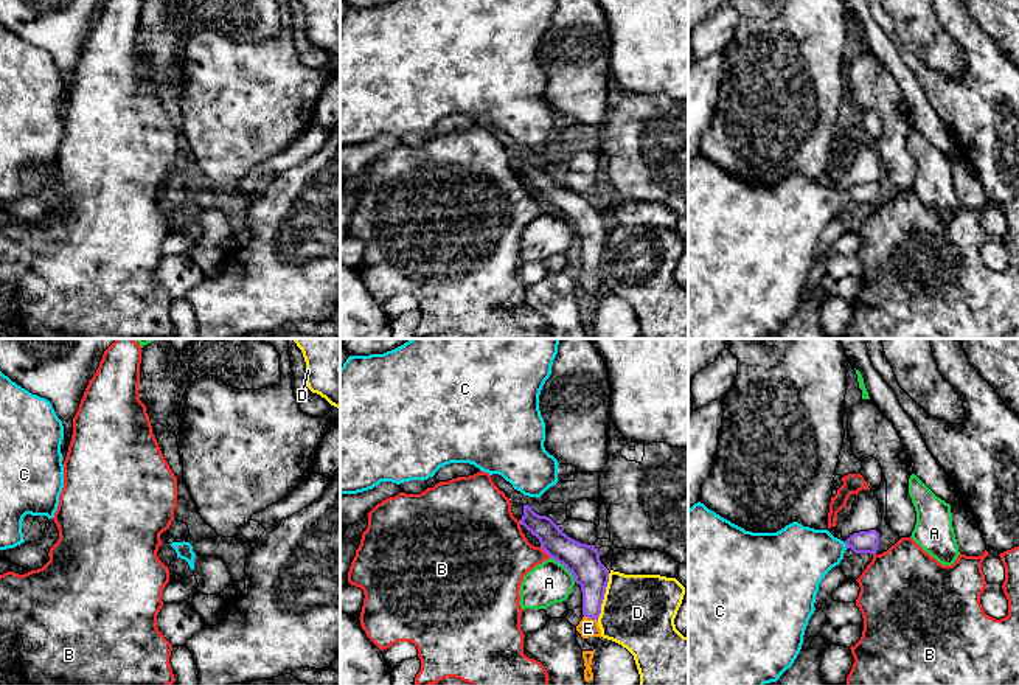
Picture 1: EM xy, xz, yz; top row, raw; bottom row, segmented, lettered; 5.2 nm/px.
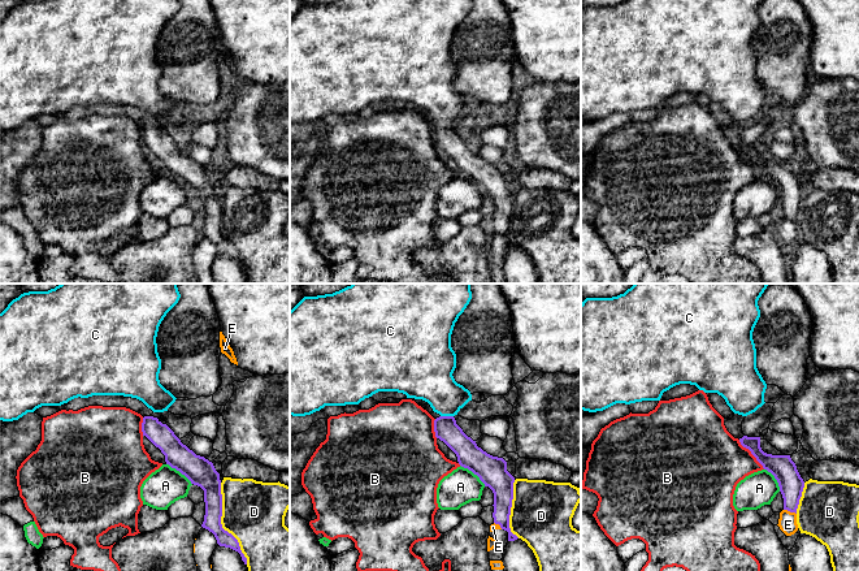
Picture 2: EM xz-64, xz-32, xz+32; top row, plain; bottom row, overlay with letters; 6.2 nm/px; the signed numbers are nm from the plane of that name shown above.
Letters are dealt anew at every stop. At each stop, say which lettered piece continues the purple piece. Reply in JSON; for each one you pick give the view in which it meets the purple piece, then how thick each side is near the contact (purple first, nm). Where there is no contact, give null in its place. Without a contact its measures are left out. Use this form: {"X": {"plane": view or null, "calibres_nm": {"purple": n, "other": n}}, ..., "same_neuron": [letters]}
{"C": {"plane": "yz", "calibres_nm": {"purple": 110, "other": 320}}, "same_neuron": ["C"]}

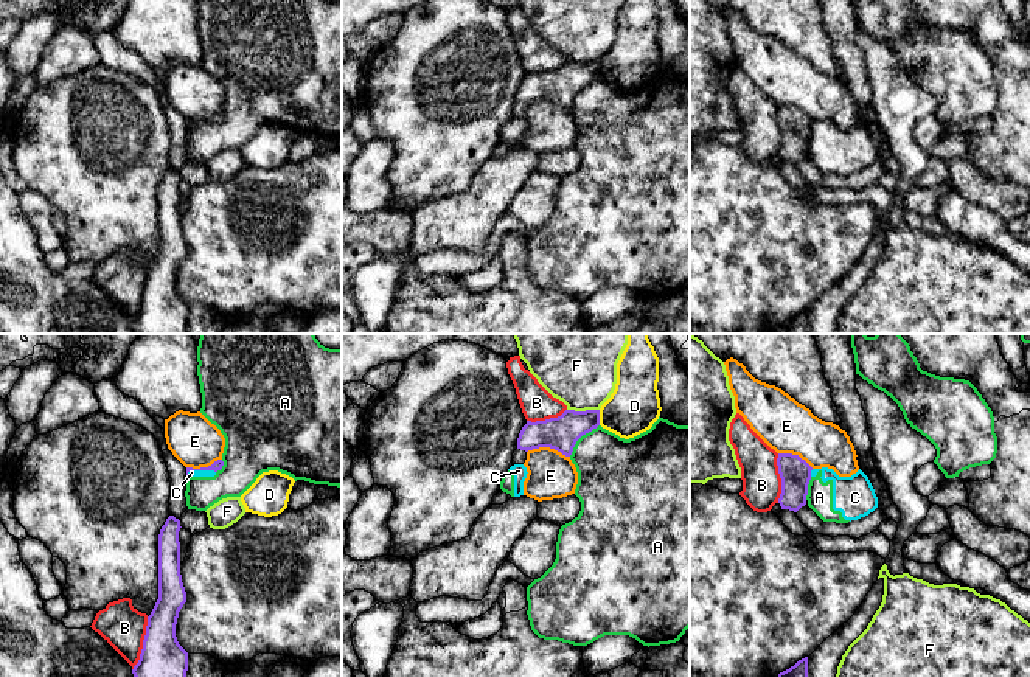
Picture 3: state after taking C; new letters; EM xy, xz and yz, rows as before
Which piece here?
{"same_neuron": []}

